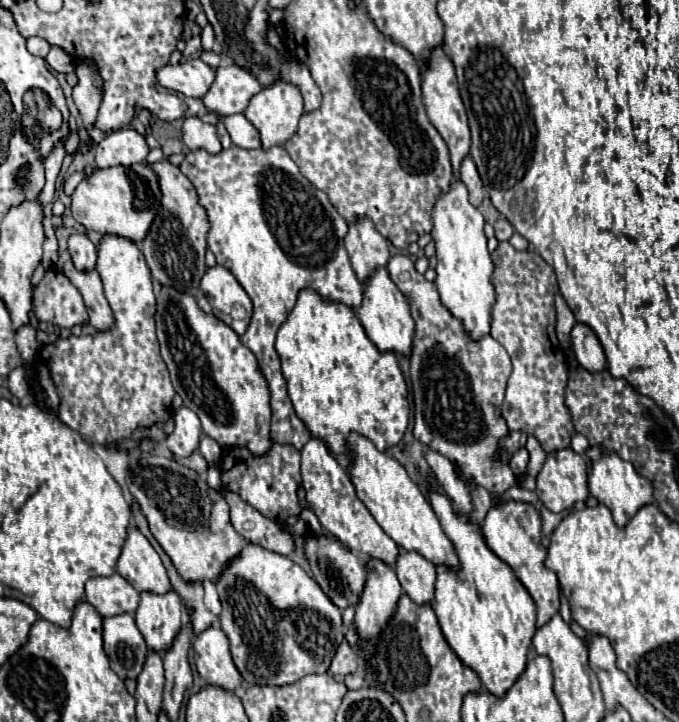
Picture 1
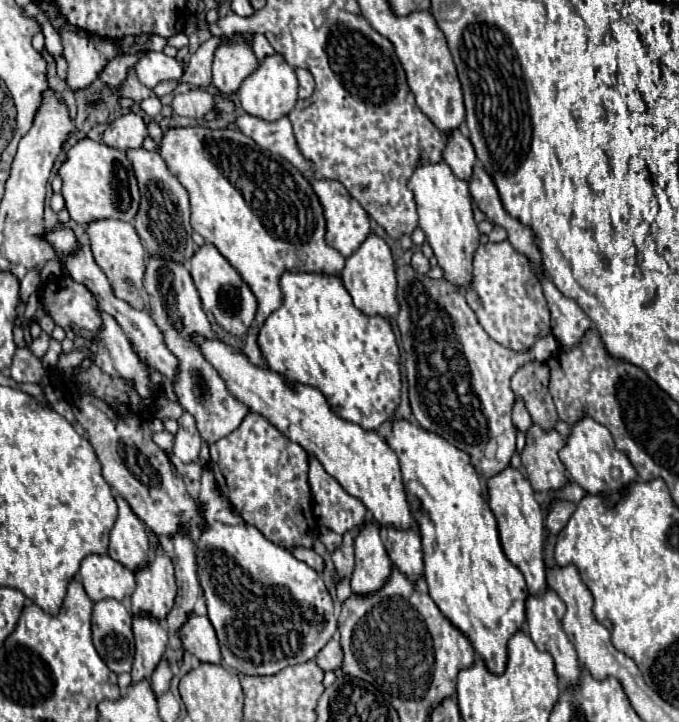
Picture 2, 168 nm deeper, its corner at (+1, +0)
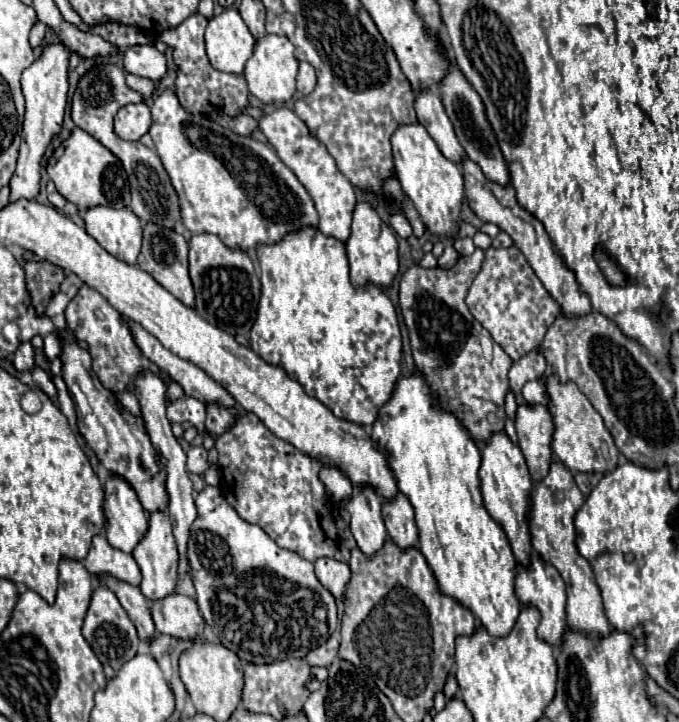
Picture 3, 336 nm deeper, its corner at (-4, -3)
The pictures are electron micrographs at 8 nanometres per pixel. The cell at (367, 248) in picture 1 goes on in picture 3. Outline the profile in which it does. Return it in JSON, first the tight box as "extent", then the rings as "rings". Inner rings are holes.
{"extent":[259,106,357,244],"rings":[[[285,106],[267,112],[259,120],[259,130],[267,138],[267,142],[275,148],[281,162],[295,172],[295,176],[301,180],[301,184],[311,194],[311,198],[315,202],[315,208],[319,212],[319,230],[325,236],[337,238],[345,244],[351,236],[351,220],[353,220],[353,210],[355,210],[357,198],[355,198],[353,186],[337,170],[335,160],[329,156],[325,146],[317,138],[313,138],[309,134],[307,126],[295,116],[295,112],[285,108]]]}

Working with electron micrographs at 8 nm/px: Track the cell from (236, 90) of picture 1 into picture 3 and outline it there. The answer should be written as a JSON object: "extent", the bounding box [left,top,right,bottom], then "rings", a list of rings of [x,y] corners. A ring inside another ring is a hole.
{"extent":[205,8,255,74],"rings":[[[227,8],[209,20],[205,32],[207,56],[215,70],[243,74],[243,66],[253,56],[255,40],[237,10]]]}

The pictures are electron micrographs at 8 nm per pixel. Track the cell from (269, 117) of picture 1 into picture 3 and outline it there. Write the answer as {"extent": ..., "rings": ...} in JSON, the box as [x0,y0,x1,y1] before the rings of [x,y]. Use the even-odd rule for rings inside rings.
{"extent":[245,34,299,104],"rings":[[[267,34],[255,44],[253,56],[245,64],[245,80],[249,86],[249,92],[263,104],[285,104],[295,96],[295,84],[297,84],[297,70],[299,62],[295,58],[293,44],[283,36]]]}

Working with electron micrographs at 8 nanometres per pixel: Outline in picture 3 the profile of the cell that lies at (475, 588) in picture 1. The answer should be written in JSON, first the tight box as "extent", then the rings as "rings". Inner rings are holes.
{"extent":[373,372,523,636],"rings":[[[417,372],[397,382],[389,404],[381,408],[379,418],[373,424],[373,438],[379,438],[379,446],[383,446],[383,450],[389,454],[389,464],[395,472],[399,492],[405,494],[415,508],[419,548],[435,574],[441,594],[465,606],[491,636],[507,636],[513,630],[523,608],[515,596],[517,560],[511,552],[505,530],[491,518],[483,504],[479,480],[481,452],[477,444],[469,438],[461,424],[457,424],[455,416],[433,408],[429,388],[423,376]]]}

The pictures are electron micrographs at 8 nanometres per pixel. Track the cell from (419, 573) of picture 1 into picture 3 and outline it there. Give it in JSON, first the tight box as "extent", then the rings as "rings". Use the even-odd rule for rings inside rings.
{"extent":[383,492,419,550],"rings":[[[401,492],[393,502],[383,502],[383,520],[389,538],[401,550],[419,546],[419,532],[413,518],[413,506]]]}

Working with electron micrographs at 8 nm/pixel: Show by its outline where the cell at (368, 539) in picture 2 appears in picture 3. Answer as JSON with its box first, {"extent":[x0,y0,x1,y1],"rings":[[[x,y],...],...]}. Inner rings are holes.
{"extent":[345,488,387,558],"rings":[[[363,488],[353,494],[353,498],[345,504],[345,510],[351,516],[351,532],[357,540],[359,550],[373,558],[387,542],[387,530],[381,516],[381,498],[373,488]]]}

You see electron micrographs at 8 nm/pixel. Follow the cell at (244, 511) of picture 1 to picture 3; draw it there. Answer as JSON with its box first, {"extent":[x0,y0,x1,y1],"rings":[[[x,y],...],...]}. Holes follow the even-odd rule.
{"extent":[315,558,349,598],"rings":[[[319,558],[315,562],[315,574],[321,580],[321,584],[335,596],[343,598],[345,584],[349,582],[349,566],[343,562],[337,562],[335,558]]]}

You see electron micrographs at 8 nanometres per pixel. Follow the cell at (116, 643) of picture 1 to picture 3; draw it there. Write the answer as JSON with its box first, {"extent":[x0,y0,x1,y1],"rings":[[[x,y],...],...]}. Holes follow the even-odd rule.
{"extent":[83,586,139,670],"rings":[[[95,586],[91,606],[85,616],[83,624],[83,636],[91,644],[95,656],[101,660],[101,664],[111,666],[113,670],[119,670],[125,662],[129,662],[139,648],[139,638],[135,632],[133,622],[129,620],[127,612],[121,608],[117,596],[107,586]]]}

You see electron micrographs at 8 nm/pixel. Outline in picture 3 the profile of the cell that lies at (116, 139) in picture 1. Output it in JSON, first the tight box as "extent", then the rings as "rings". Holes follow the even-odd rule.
{"extent":[115,104,151,140],"rings":[[[127,104],[115,116],[115,134],[123,140],[139,140],[151,128],[151,112],[141,104]]]}

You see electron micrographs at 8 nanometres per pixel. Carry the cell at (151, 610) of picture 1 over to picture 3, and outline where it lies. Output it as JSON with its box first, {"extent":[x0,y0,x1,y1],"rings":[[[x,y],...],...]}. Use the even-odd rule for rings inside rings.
{"extent":[133,512,177,600],"rings":[[[163,512],[151,514],[149,530],[147,530],[145,538],[133,550],[133,558],[139,564],[141,574],[143,574],[143,582],[139,588],[147,600],[163,600],[175,592],[175,588],[177,588],[177,546],[173,540],[171,520],[167,514],[163,514]]]}

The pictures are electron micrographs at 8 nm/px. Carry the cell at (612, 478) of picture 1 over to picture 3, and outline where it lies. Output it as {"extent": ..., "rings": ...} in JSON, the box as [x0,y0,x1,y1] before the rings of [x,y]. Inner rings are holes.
{"extent":[541,376,619,474],"rings":[[[557,376],[541,378],[547,386],[547,394],[551,398],[549,412],[555,422],[555,434],[553,434],[553,452],[555,456],[571,470],[571,472],[585,472],[585,474],[607,474],[609,470],[615,470],[619,466],[619,450],[609,434],[609,430],[603,424],[603,418],[599,412],[591,406],[591,402],[579,392],[579,388],[573,382],[559,384]]]}

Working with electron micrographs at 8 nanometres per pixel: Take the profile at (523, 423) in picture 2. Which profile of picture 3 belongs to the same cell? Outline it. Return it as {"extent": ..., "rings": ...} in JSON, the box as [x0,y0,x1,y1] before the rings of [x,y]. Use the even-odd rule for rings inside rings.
{"extent":[509,350,545,406],"rings":[[[533,350],[533,352],[529,352],[523,358],[513,362],[513,366],[509,370],[509,382],[511,382],[511,390],[515,394],[515,402],[519,406],[527,404],[523,394],[521,394],[523,384],[529,380],[537,380],[543,372],[545,372],[545,358],[537,350]]]}

